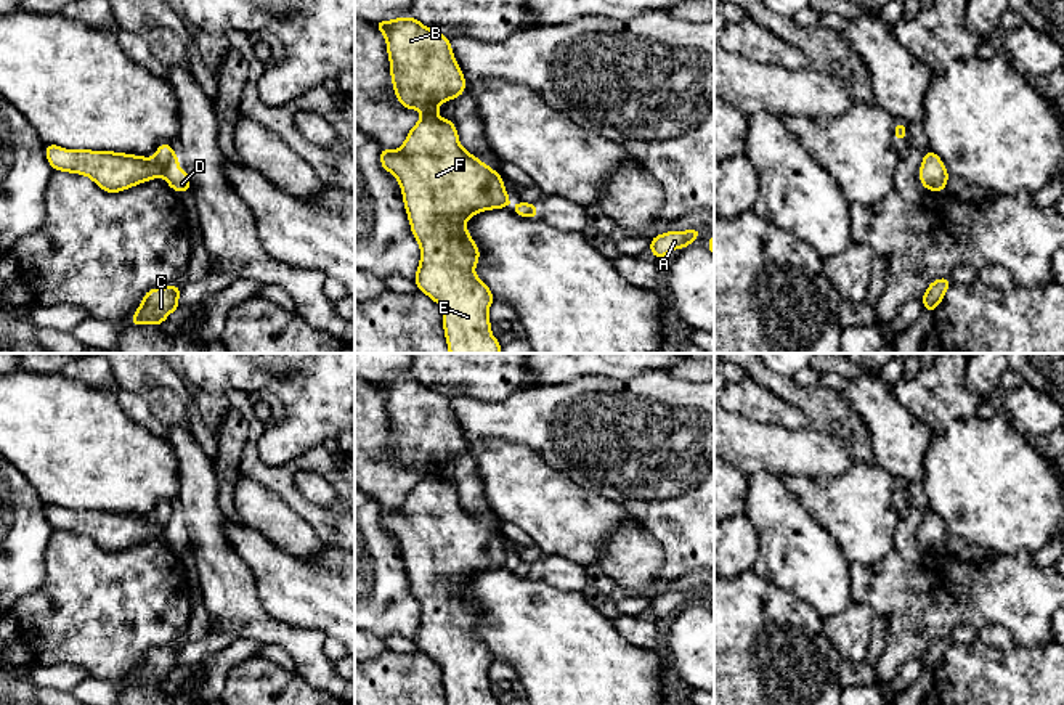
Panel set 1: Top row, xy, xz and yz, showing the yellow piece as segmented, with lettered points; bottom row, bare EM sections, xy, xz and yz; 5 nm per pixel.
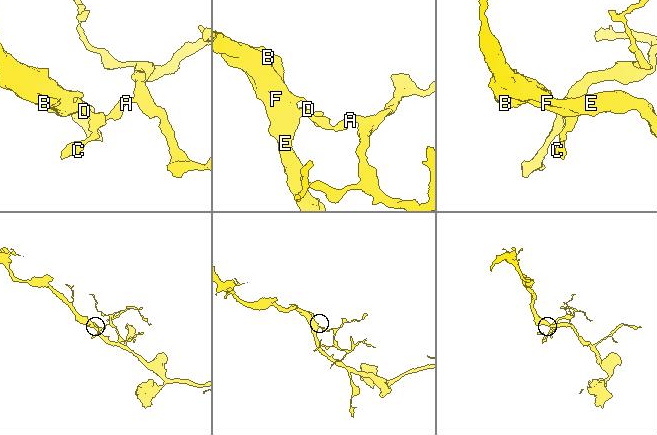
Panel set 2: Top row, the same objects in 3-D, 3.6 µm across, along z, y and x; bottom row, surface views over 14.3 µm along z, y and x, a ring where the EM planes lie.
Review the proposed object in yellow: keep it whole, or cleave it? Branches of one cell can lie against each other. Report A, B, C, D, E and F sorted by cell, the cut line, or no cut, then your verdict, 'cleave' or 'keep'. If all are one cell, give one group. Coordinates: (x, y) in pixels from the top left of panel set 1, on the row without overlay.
A C D / B E F | xy (172, 511), (161, 533) | cleave

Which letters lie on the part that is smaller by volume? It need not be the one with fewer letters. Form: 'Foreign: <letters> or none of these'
Foreign: A, C, D

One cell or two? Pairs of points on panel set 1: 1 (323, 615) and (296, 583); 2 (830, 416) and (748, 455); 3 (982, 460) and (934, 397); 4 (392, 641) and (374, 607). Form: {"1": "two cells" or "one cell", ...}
{"1": "one cell", "2": "two cells", "3": "two cells", "4": "two cells"}

